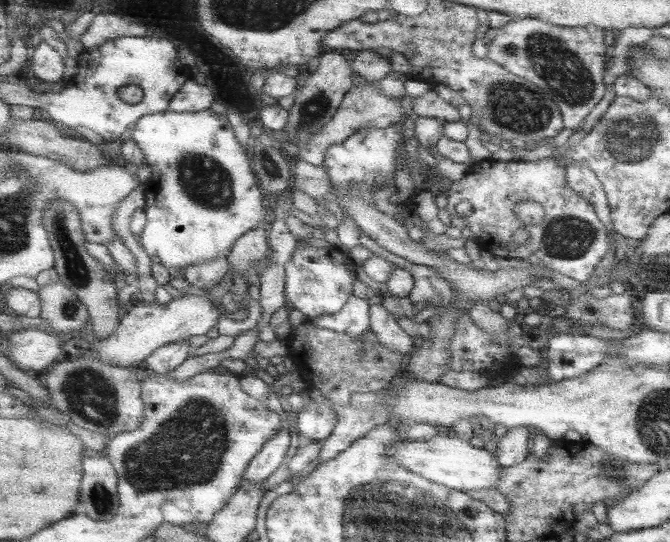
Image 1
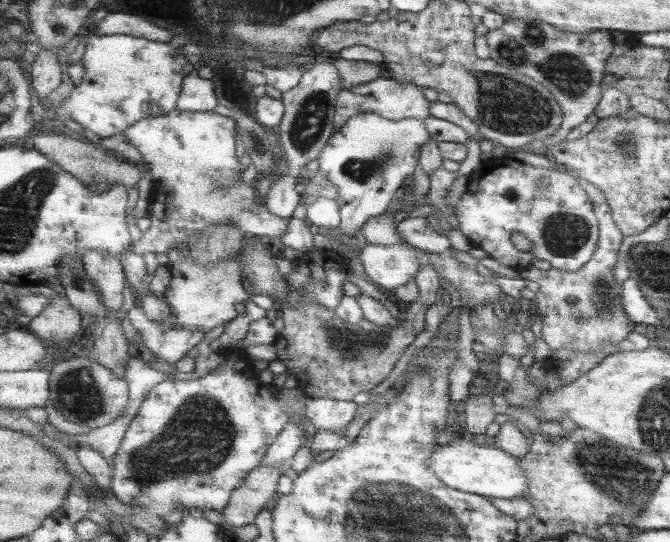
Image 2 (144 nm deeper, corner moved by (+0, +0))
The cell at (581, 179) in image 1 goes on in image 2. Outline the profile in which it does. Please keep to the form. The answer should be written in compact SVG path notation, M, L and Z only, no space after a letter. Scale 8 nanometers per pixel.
M579 178L579 184L591 198L597 220L601 224L599 248L597 248L595 256L591 258L591 262L587 262L585 268L581 268L581 272L573 272L573 274L557 270L553 266L547 272L533 268L533 266L521 270L521 278L533 280L539 284L539 292L537 292L537 298L533 300L533 304L535 304L537 314L545 318L543 320L543 338L545 338L543 344L547 346L547 354L557 352L565 346L573 346L583 352L595 350L593 356L581 354L581 356L575 356L569 362L565 362L565 366L559 372L561 380L565 384L579 380L583 374L587 374L589 370L599 366L607 356L611 356L615 352L615 348L629 334L633 334L633 328L635 328L635 324L627 318L627 314L623 310L623 300L621 300L623 284L617 284L615 276L613 276L613 266L617 266L617 256L619 256L619 248L623 242L623 230L617 228L617 224L613 222L611 206L609 206L605 194L583 178Z

